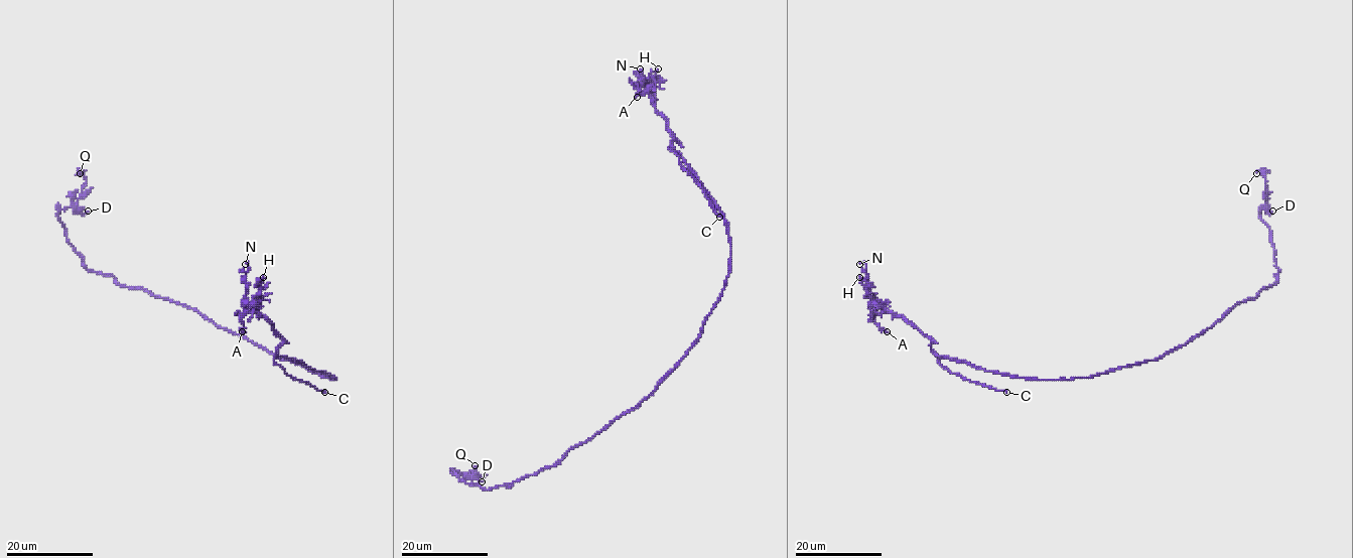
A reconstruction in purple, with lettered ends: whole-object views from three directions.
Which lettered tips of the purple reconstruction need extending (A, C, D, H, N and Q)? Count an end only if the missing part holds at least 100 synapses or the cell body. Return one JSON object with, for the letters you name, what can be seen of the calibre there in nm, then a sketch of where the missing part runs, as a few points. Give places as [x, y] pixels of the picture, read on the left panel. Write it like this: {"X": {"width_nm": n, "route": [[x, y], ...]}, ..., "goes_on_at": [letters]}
{"C": {"width_nm": 200}, "goes_on_at": ["C"]}

